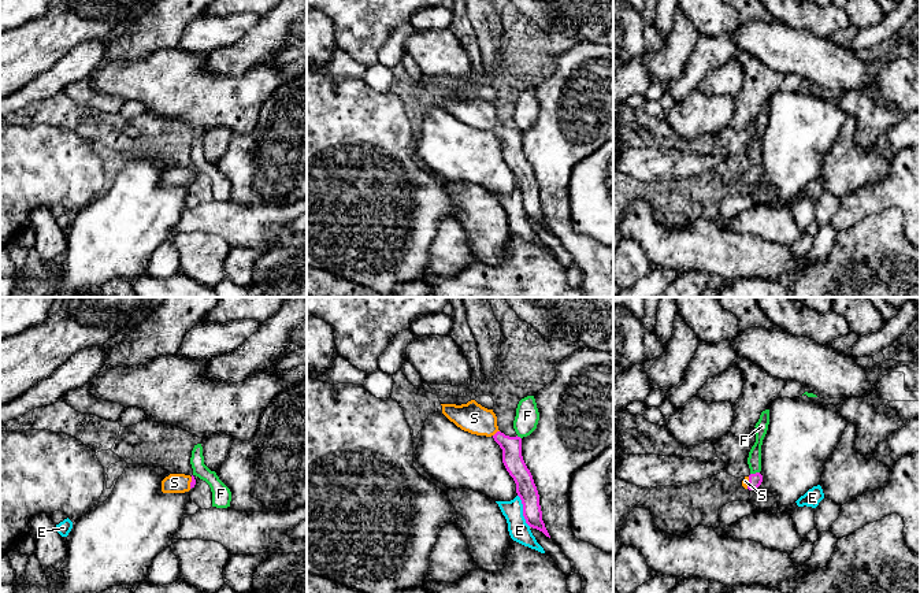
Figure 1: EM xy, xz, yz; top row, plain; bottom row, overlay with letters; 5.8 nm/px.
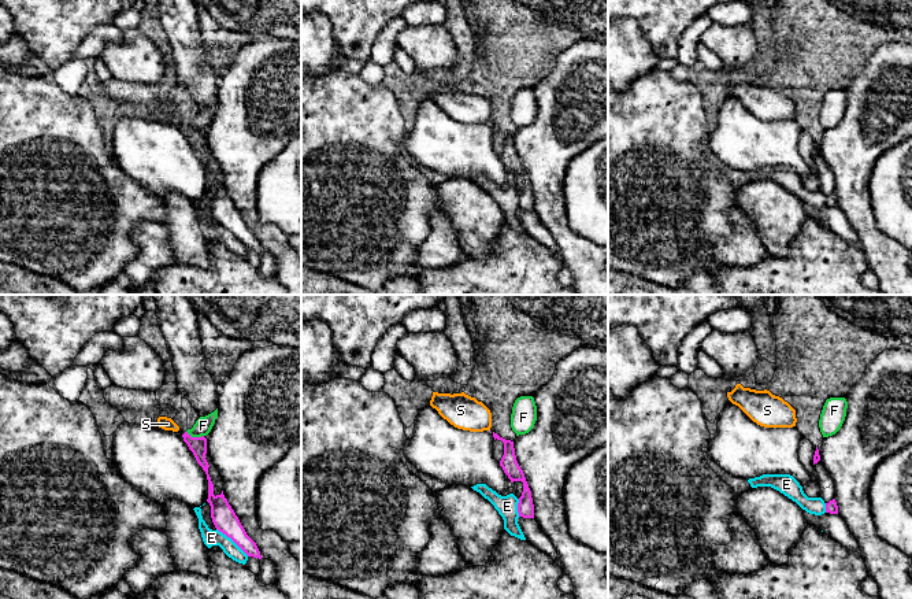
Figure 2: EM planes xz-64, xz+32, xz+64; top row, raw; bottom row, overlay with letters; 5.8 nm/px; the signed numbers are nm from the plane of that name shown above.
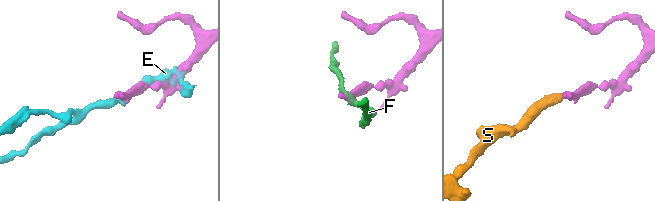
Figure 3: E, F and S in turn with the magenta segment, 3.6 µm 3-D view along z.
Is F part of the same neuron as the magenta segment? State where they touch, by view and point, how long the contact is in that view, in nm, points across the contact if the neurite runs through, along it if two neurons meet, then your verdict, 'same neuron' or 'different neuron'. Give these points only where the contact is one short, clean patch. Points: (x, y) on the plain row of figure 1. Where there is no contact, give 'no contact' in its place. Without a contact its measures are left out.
meets magenta in yz at (756, 166); contact 60 nm long; border along yz (759, 165), (750, 167); different neuron

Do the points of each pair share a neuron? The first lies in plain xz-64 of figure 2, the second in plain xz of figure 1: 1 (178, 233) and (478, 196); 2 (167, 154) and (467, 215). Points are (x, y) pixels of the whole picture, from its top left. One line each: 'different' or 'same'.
1: same
2: different

